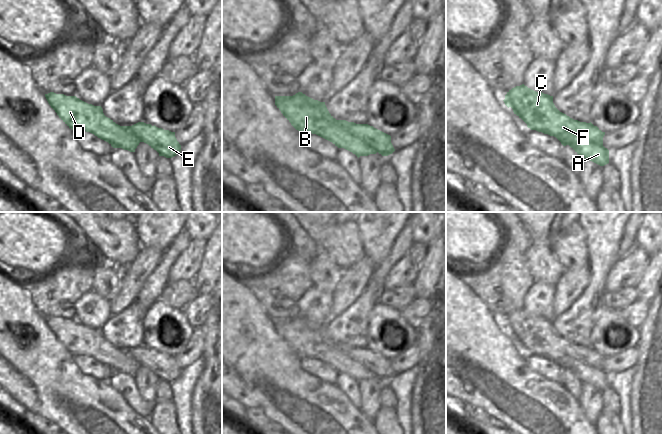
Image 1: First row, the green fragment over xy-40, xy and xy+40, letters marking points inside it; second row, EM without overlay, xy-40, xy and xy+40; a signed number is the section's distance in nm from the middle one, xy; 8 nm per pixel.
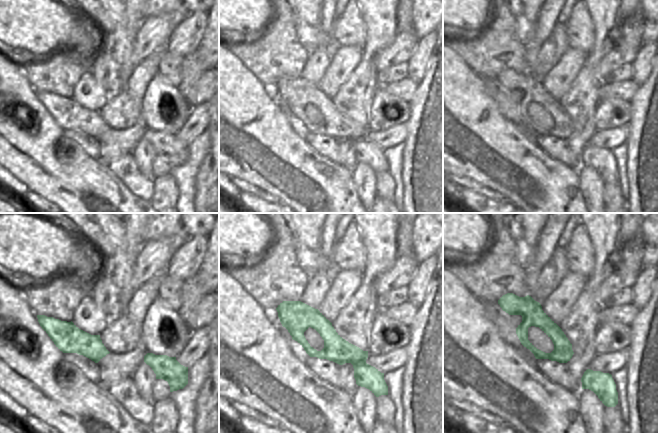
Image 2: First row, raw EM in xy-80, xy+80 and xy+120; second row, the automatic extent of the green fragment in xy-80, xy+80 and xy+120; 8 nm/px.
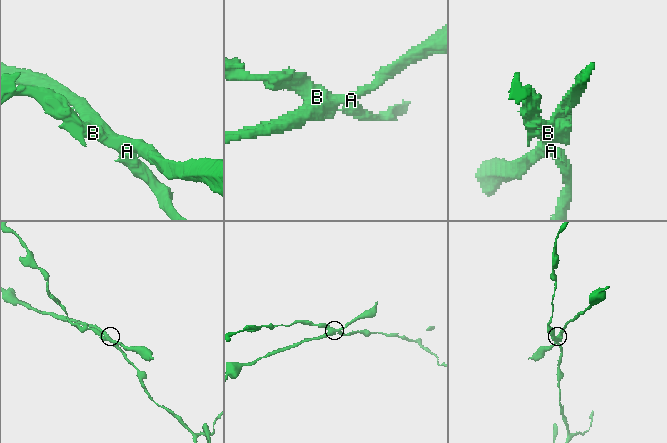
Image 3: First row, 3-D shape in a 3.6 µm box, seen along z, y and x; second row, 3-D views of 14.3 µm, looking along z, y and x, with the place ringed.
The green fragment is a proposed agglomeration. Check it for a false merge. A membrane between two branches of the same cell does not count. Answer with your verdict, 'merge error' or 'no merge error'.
merge error

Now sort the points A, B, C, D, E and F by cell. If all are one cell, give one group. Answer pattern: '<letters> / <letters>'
A B D / C E F

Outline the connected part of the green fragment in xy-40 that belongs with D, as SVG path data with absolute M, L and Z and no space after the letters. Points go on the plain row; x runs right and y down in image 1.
M50 316L45 321L59 342L72 354L84 354L108 366L113 372L130 376L141 366L137 360L114 360L104 349L105 339L101 330L88 328L76 320L66 320Z

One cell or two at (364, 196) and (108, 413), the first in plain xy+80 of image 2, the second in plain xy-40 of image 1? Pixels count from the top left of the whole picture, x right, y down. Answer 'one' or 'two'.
two

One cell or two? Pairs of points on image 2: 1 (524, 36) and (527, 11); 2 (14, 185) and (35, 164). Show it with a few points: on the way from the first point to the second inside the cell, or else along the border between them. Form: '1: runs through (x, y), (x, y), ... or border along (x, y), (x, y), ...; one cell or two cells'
1: runs through (524, 30), (525, 17); one cell
2: border along (10, 172), (28, 190); two cells

